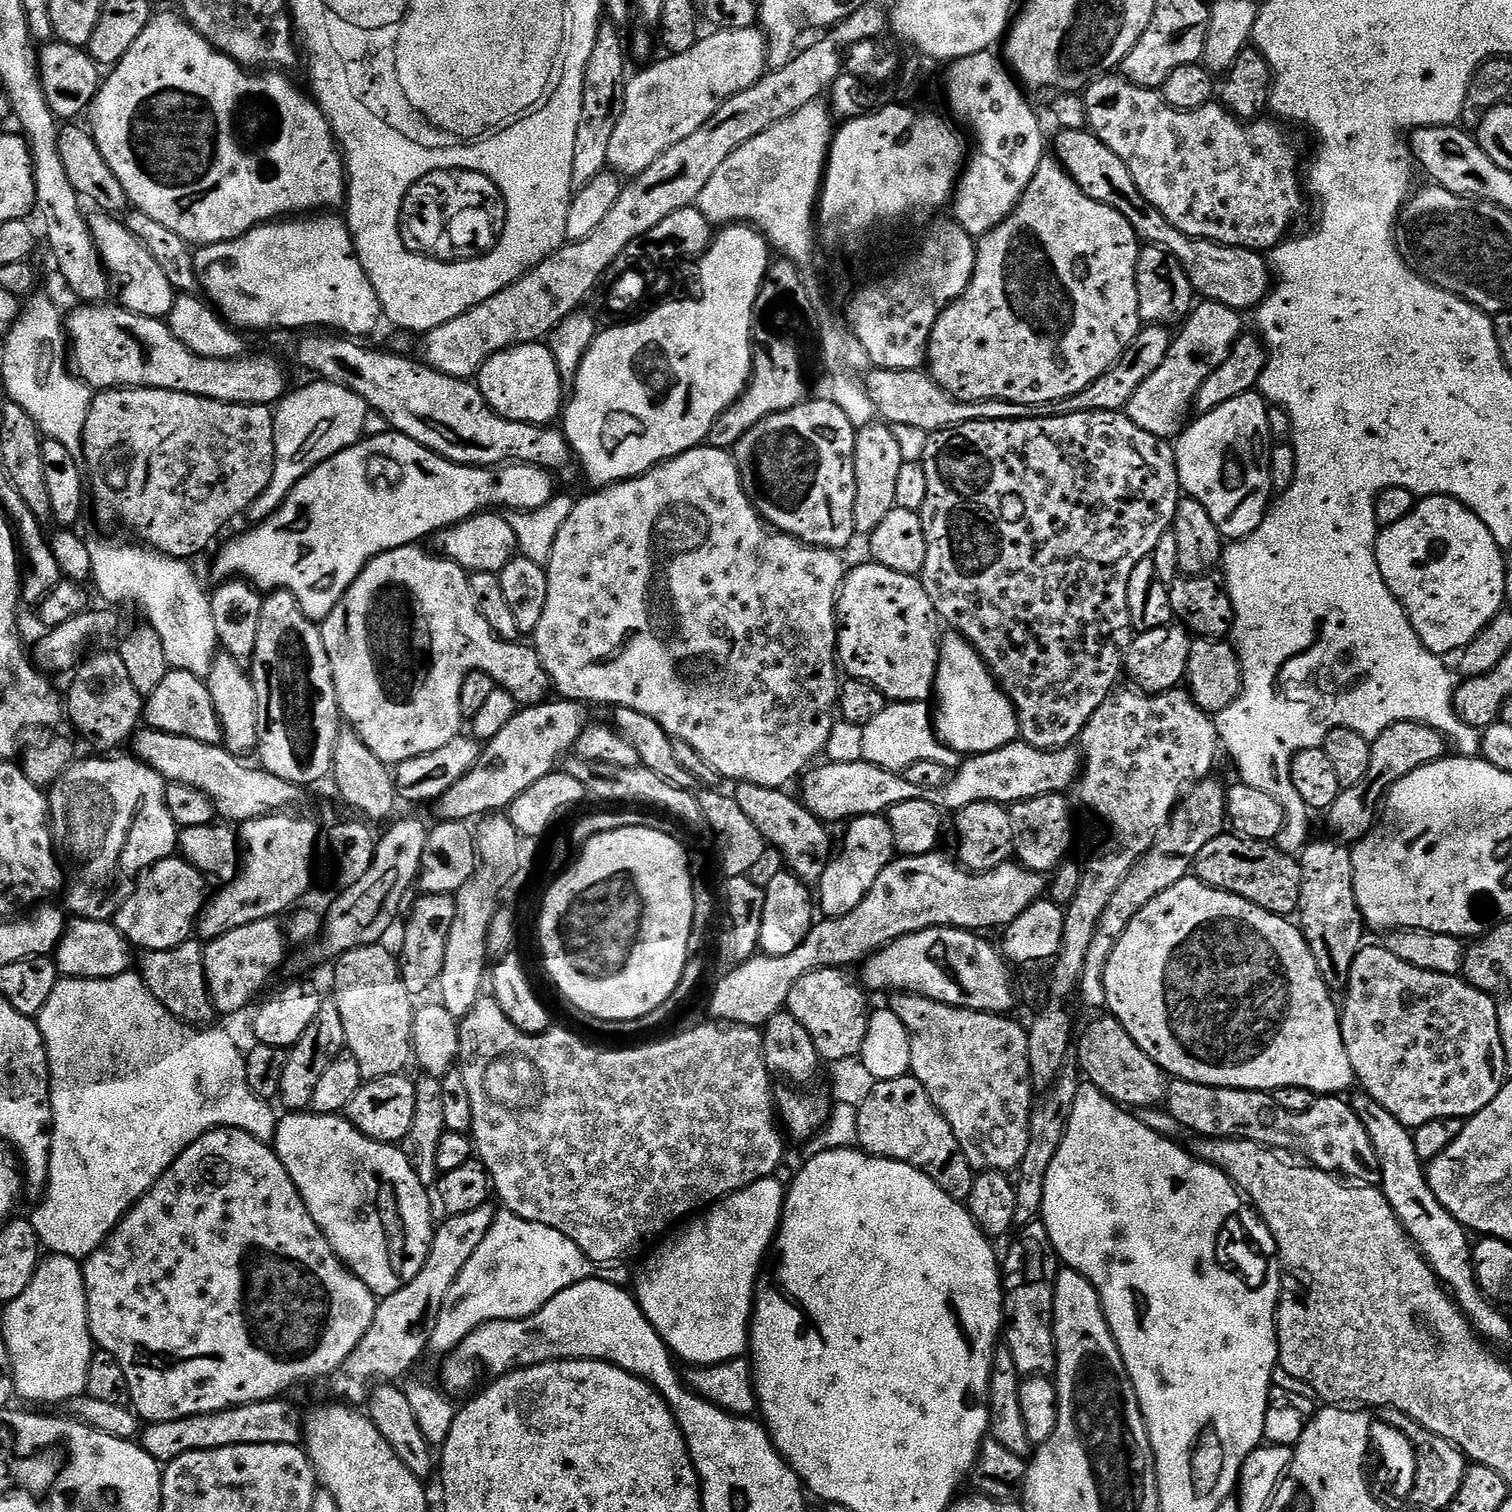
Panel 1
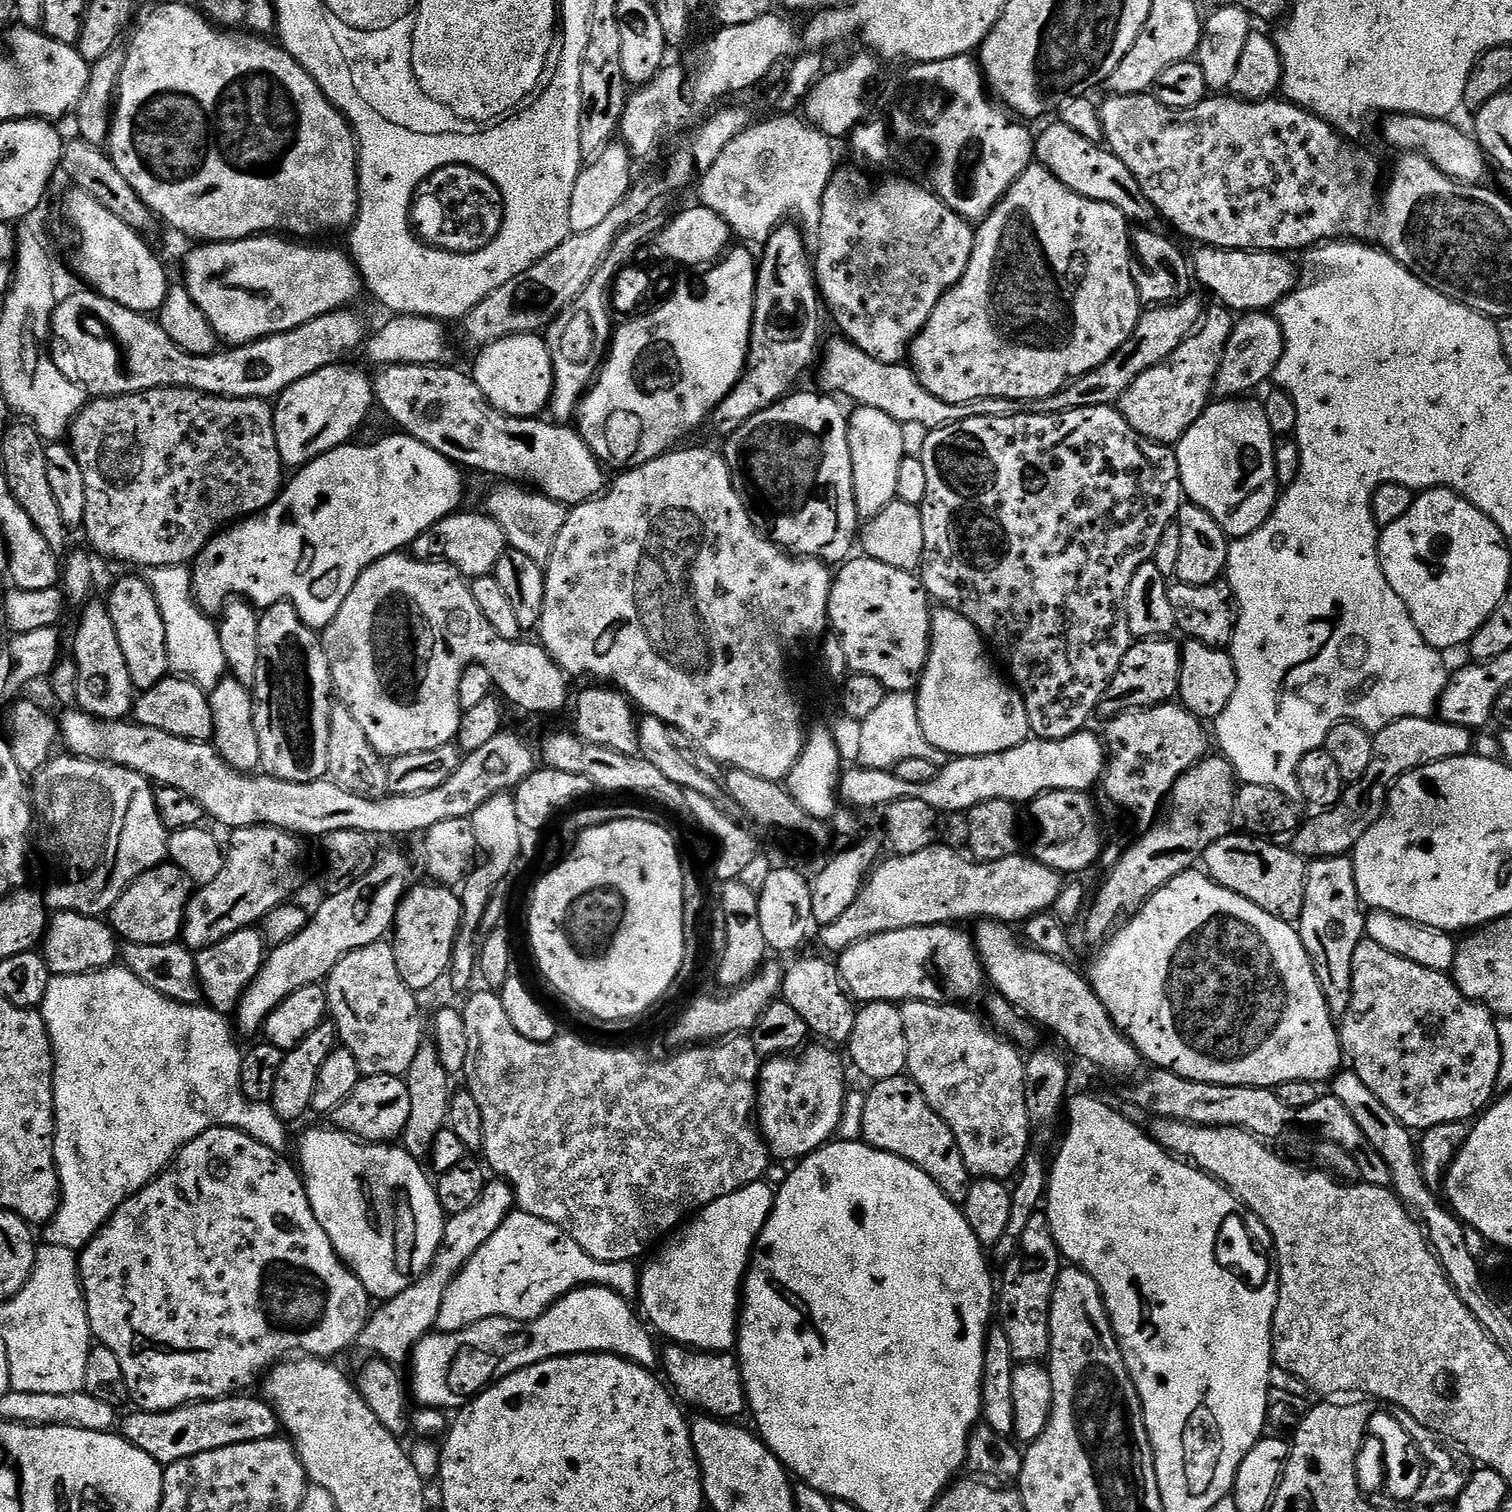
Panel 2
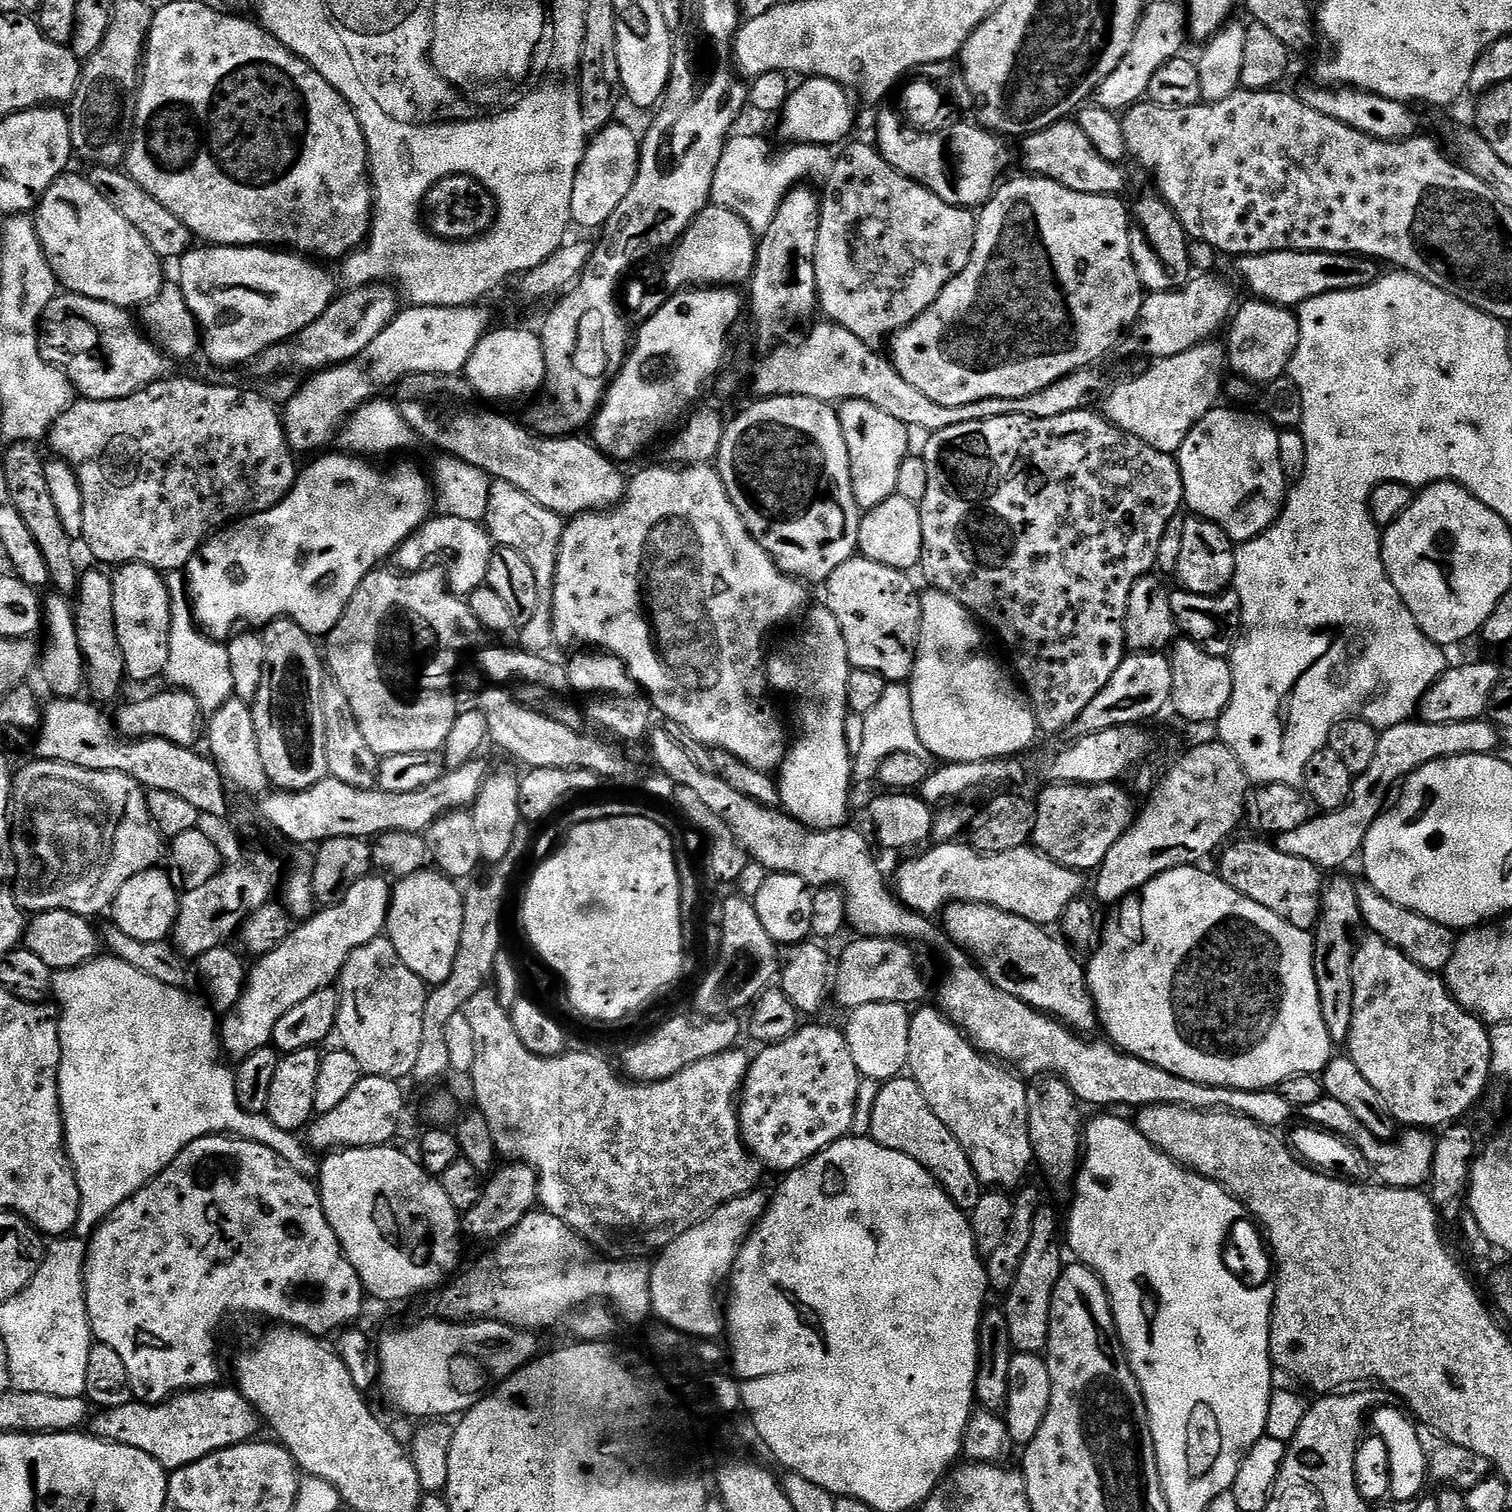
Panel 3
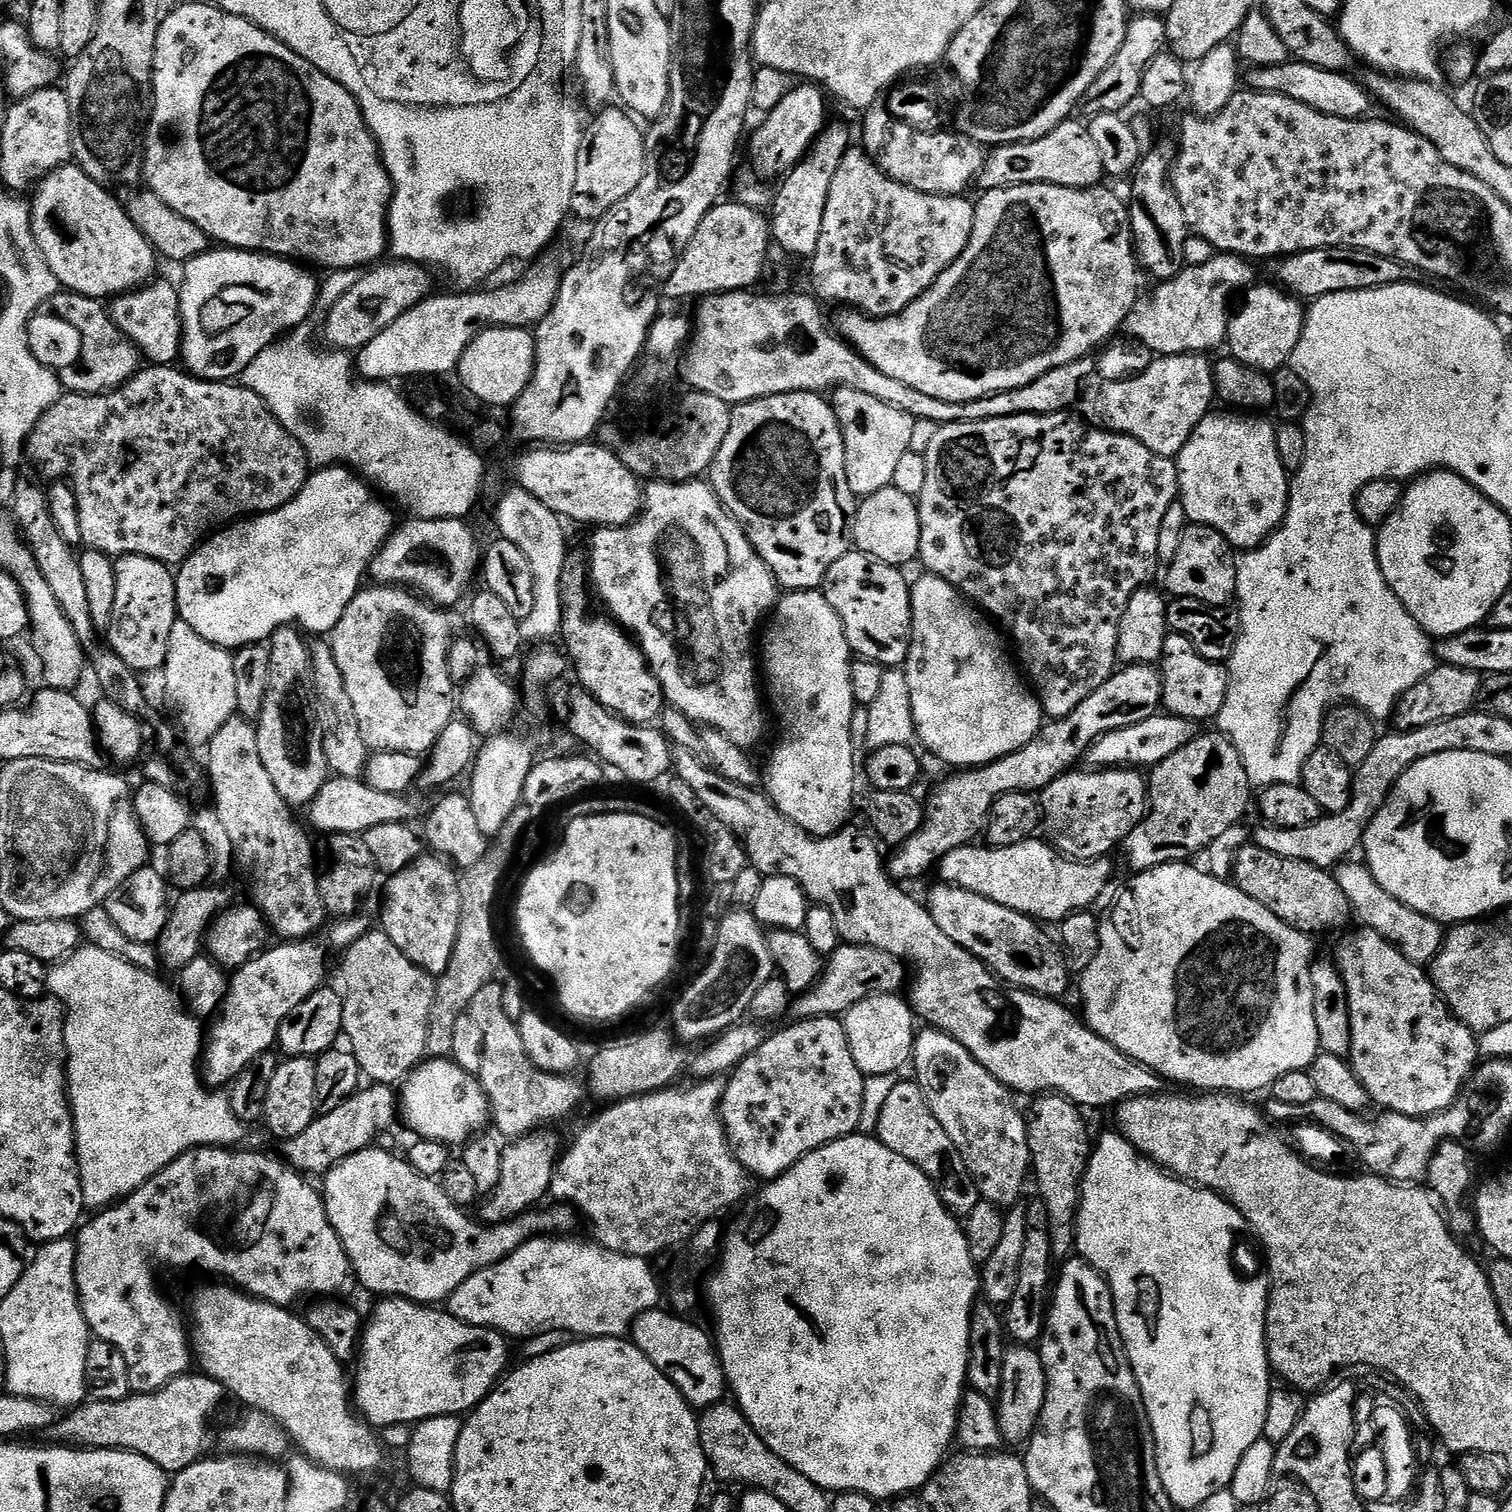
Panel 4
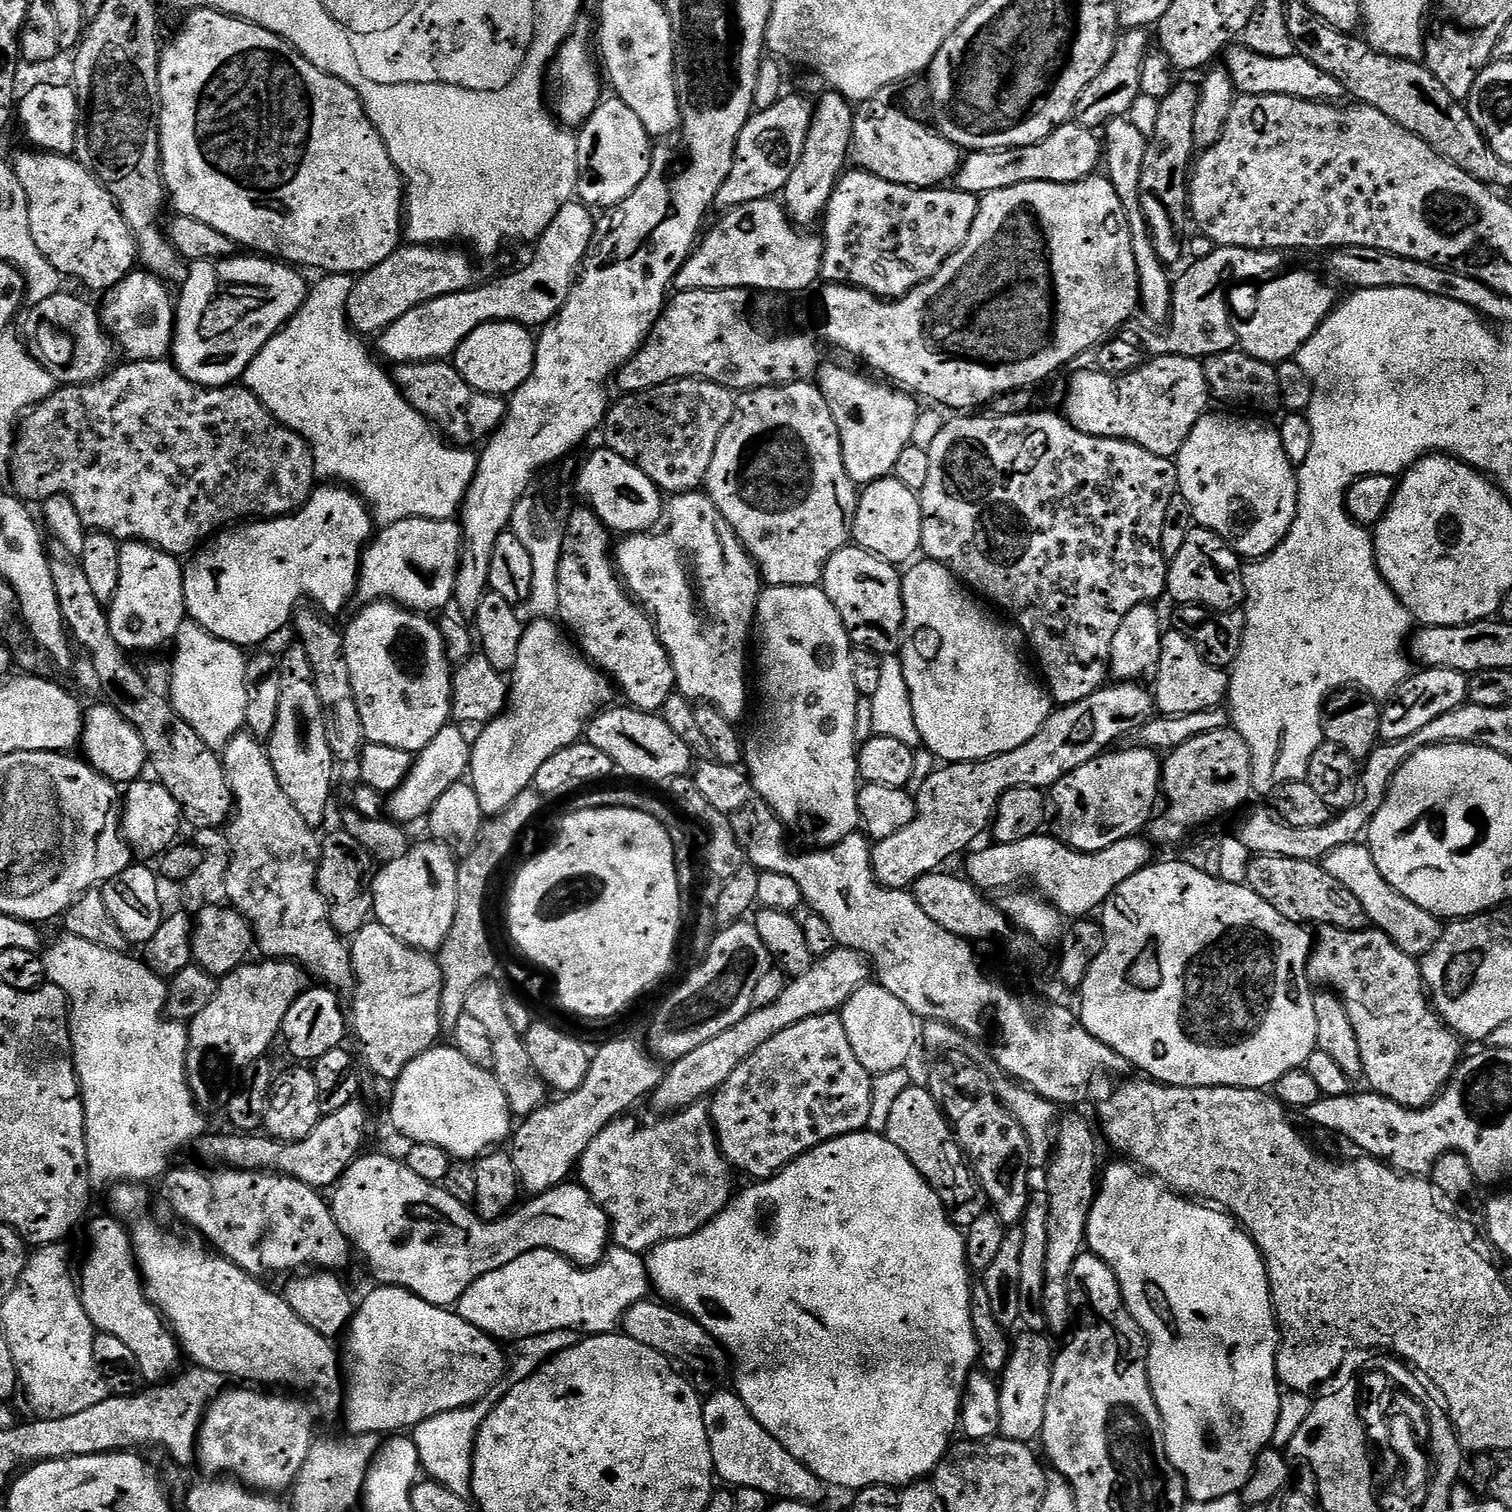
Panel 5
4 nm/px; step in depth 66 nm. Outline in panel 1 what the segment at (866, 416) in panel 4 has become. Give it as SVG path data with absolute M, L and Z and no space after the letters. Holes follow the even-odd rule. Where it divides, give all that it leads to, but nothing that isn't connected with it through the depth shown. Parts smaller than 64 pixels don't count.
M869 422L856 434L854 450L854 474L856 475L856 497L854 498L854 526L857 533L864 538L871 537L879 523L890 514L896 506L894 493L898 482L898 470L906 461L898 446L895 431L887 423Z

